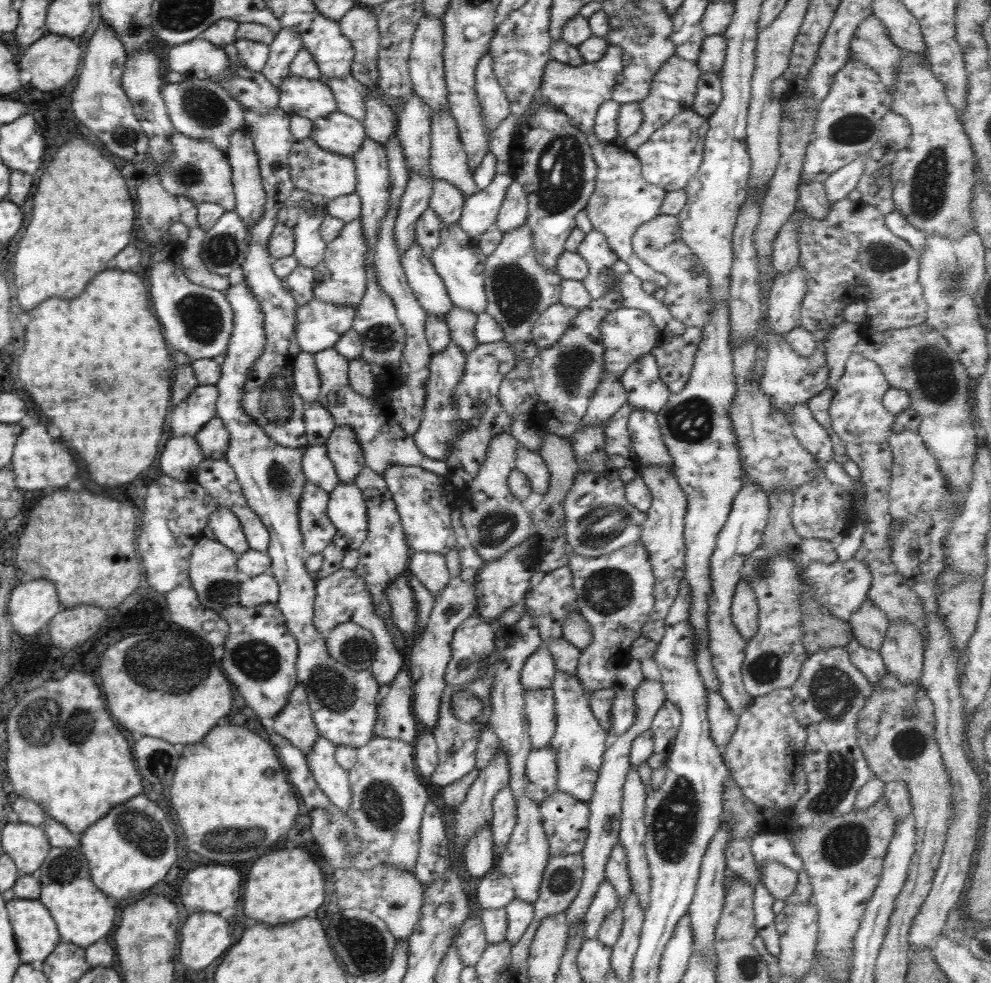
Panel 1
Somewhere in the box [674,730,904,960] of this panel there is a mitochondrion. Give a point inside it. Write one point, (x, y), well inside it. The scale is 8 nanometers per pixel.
(848, 844)

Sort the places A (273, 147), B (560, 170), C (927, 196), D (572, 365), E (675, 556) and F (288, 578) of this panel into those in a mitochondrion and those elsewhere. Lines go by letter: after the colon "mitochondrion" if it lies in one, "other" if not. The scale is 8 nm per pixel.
A: other
B: mitochondrion
C: mitochondrion
D: mitochondrion
E: other
F: other

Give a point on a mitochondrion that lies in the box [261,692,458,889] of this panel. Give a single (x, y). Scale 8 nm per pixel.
(382, 804)

